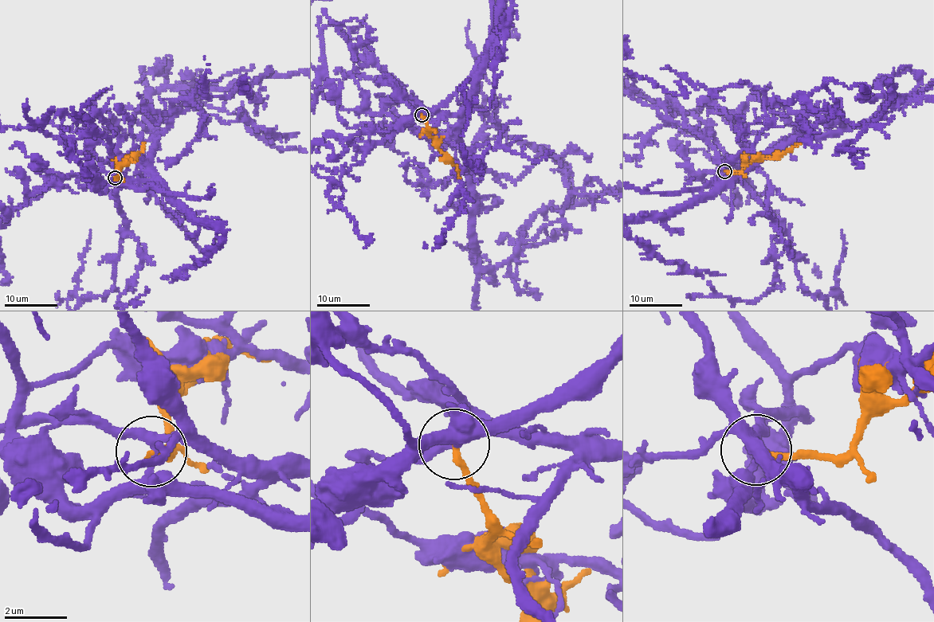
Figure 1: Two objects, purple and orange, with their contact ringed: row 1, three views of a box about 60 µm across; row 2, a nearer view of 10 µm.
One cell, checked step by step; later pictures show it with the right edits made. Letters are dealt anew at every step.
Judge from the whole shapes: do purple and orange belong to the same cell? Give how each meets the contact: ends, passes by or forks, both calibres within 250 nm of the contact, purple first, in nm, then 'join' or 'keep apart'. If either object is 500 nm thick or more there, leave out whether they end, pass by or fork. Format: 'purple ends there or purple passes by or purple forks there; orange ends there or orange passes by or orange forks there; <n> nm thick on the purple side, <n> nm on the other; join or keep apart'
purple forks there; orange ends there; 260 nm thick on the purple side, 220 nm on the other; keep apart

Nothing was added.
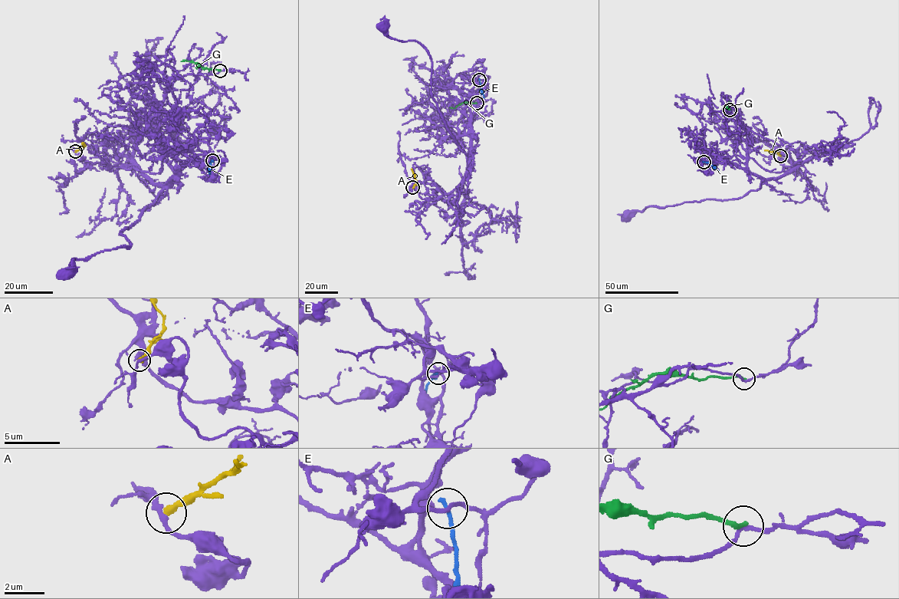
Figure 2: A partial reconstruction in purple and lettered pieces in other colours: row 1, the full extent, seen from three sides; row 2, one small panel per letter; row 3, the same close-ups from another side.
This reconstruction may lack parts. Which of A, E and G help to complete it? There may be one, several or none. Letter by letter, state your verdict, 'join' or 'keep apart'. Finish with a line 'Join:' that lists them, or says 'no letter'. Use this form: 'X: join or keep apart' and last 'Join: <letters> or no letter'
A: keep apart
E: keep apart
G: keep apart
Join: no letter

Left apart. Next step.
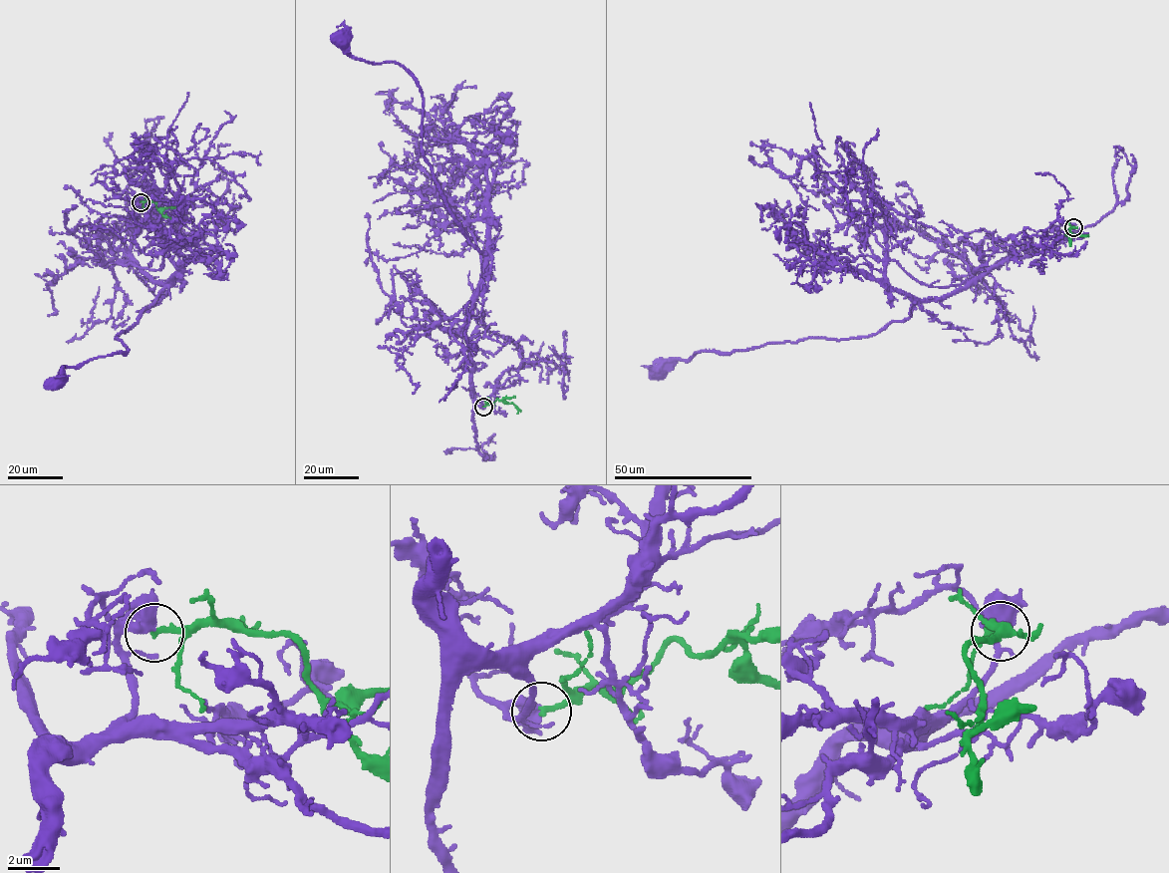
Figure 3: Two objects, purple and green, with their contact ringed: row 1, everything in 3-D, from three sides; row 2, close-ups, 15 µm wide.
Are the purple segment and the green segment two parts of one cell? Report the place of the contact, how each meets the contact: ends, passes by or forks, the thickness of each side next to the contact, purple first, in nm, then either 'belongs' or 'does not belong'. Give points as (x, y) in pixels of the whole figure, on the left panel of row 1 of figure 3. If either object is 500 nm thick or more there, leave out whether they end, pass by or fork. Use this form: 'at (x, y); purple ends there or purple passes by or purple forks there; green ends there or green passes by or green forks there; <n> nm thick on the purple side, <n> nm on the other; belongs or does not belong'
at (141, 202); purple forks there; green ends there; 400 nm thick on the purple side, 240 nm on the other; belongs

